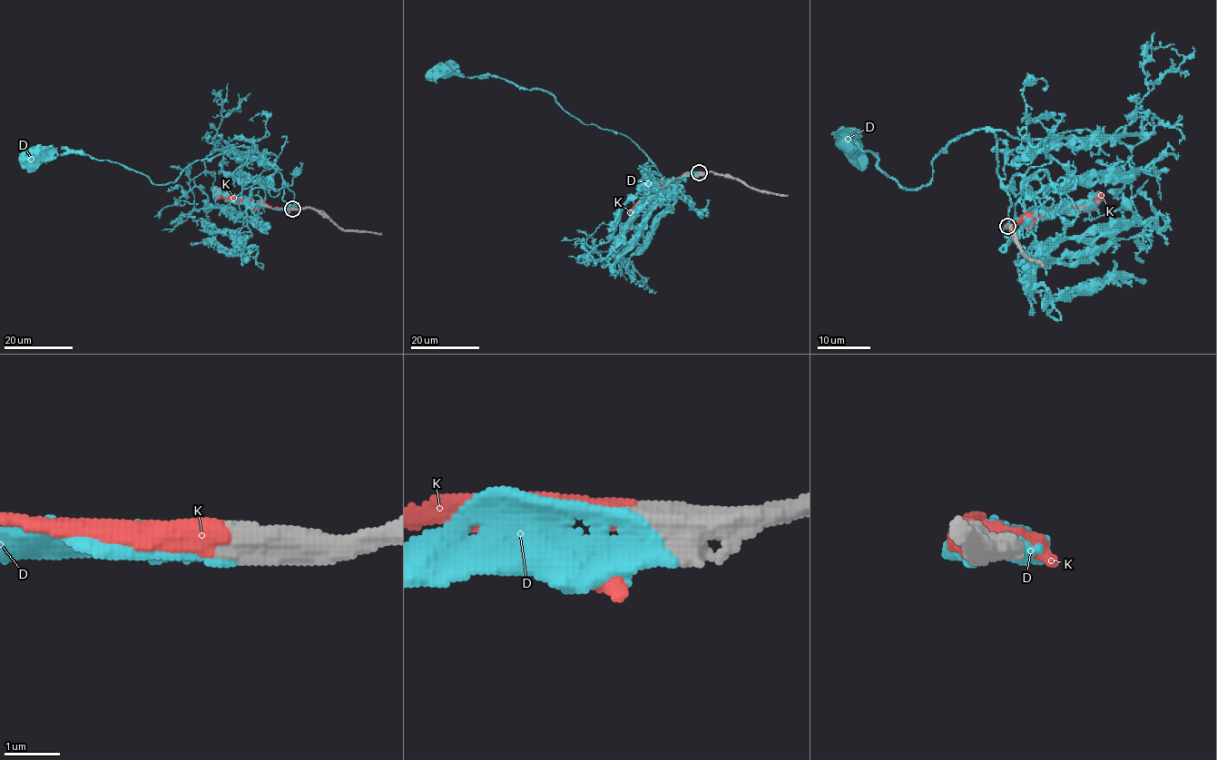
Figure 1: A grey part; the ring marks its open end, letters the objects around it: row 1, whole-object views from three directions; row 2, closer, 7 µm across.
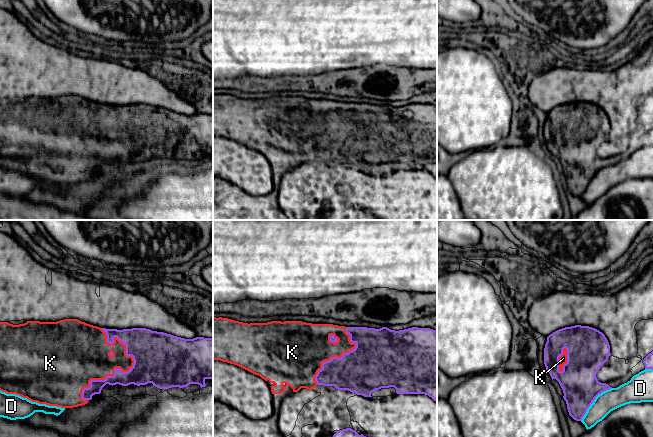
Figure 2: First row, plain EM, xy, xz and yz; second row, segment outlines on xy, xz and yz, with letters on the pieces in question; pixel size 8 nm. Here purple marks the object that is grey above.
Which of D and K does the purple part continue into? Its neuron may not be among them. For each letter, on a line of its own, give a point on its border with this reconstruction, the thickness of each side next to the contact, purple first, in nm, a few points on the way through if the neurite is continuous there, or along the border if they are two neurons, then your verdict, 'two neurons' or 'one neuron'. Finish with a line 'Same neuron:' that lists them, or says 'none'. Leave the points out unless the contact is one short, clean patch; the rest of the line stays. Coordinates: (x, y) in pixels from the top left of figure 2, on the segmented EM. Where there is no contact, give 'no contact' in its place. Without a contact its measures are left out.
D: contact yz (593, 400); calibres 300 and 170 nm; two neurons
K: contact xy (129, 370); calibres 400 and 240 nm; one neuron
Same neuron: K

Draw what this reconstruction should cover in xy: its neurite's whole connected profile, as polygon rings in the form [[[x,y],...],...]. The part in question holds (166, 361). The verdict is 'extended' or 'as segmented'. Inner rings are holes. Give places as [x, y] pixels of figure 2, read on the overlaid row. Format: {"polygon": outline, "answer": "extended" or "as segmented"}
{"polygon": [[[78,319],[27,321],[19,325],[0,322],[0,391],[16,394],[39,404],[61,408],[82,406],[93,395],[100,394],[106,384],[140,386],[152,383],[159,389],[198,384],[202,388],[206,386],[206,379],[213,379],[212,338],[185,339],[146,328],[106,329]]], "answer": "extended"}

